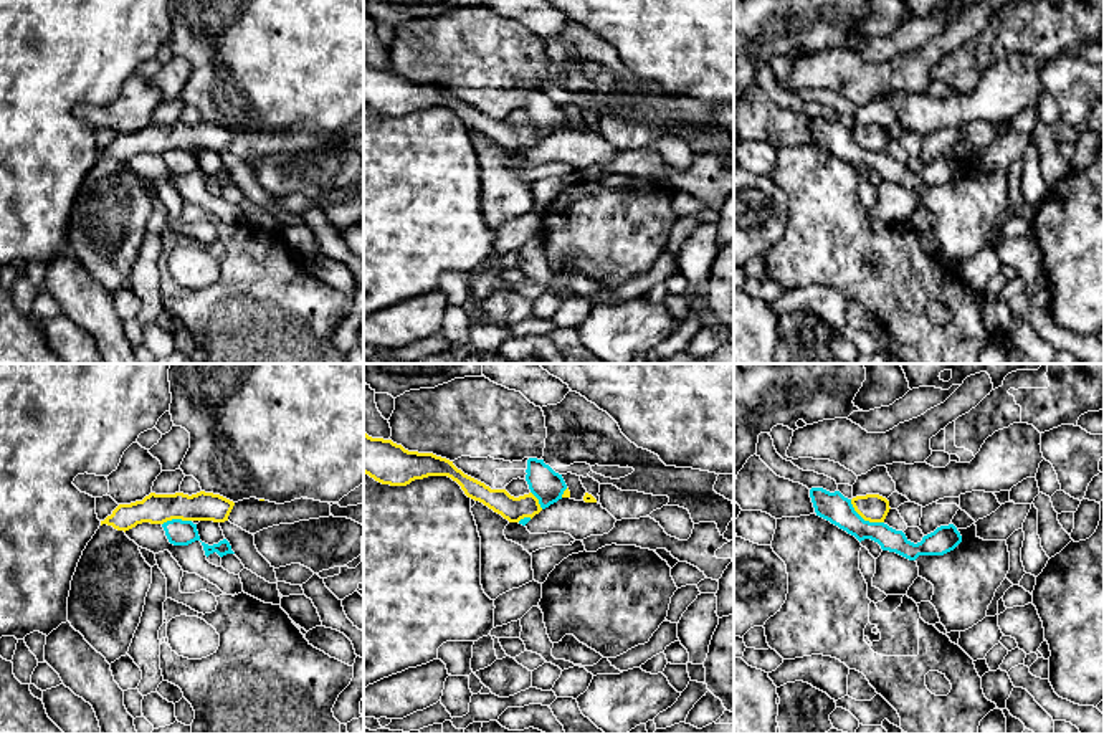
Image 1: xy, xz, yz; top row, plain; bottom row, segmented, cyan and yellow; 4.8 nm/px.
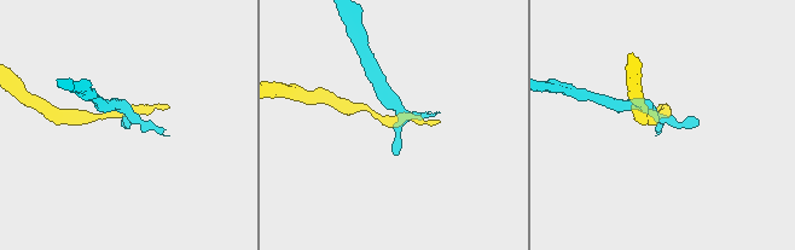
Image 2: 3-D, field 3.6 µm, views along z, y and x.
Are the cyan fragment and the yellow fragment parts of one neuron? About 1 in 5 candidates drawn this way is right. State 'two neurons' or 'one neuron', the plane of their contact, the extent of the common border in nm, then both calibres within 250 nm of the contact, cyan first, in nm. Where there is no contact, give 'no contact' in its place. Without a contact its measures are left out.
two neurons; meets cyan in yz; contact 200 nm long; 140 nm thick on the cyan side, 140 nm on the other

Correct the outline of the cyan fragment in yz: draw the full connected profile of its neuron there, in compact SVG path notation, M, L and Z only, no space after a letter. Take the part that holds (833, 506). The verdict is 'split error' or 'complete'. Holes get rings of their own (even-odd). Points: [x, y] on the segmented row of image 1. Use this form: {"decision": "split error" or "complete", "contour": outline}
{"decision": "complete", "contour": "M811 488L810 498L816 516L854 536L859 542L871 539L883 550L896 552L909 560L916 560L919 555L944 555L962 542L962 536L954 524L940 526L914 544L902 531L896 531L884 522L864 521L854 511L851 499L840 491L830 493L823 488Z"}

